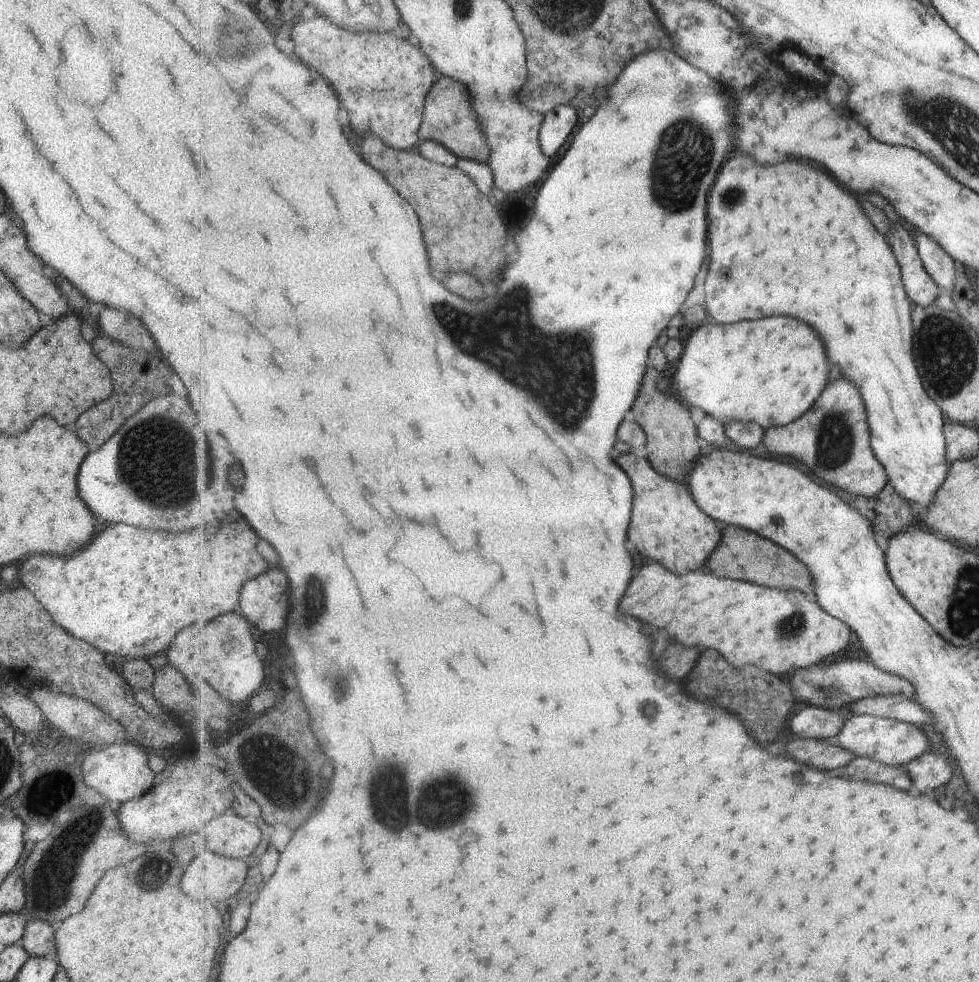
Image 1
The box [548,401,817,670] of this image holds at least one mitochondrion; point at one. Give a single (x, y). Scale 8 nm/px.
(789, 629)

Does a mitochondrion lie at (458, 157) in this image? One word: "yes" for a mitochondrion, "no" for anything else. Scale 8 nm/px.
no

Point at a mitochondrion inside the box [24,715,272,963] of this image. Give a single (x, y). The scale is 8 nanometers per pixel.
(49, 884)

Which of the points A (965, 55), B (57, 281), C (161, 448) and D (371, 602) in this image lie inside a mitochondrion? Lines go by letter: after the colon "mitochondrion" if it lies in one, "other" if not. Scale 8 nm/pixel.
A: other
B: other
C: mitochondrion
D: other

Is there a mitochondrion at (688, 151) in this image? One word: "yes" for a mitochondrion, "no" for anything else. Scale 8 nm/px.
yes

